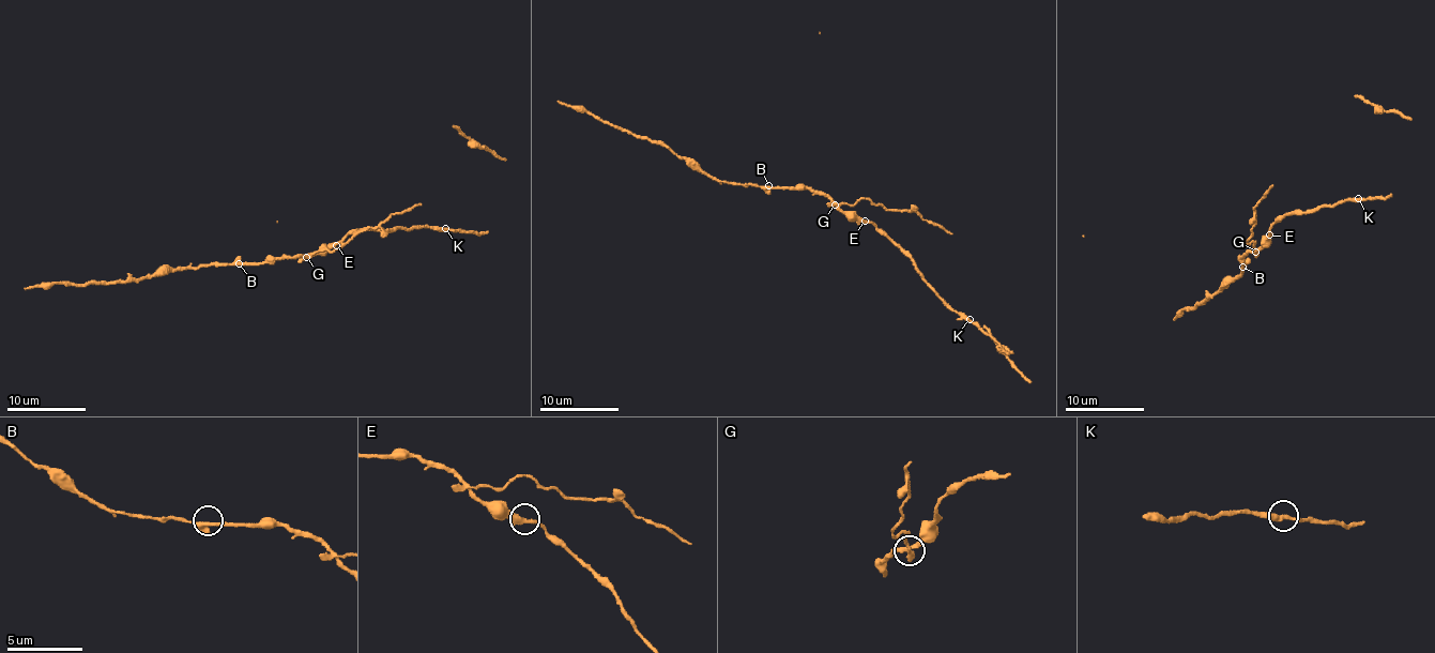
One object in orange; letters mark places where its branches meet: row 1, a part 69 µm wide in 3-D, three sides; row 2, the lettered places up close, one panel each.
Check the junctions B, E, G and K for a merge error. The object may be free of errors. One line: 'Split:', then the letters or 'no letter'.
Split: G

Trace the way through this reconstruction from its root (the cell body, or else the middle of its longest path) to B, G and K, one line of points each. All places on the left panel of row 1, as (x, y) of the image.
B: (334, 243), (305, 256), (239, 263)
G: (334, 243), (305, 257)
K: (334, 243), (363, 229), (388, 231), (421, 227), (445, 228)

